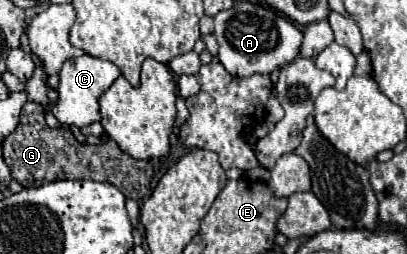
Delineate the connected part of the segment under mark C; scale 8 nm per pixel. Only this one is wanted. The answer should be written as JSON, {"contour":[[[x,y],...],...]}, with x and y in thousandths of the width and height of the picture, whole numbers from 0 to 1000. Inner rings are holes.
{"contour":[[[206,213],[197,228],[162,236],[152,276],[147,276],[147,339],[143,339],[147,394],[128,425],[128,449],[143,465],[147,488],[182,488],[192,504],[206,504],[206,496],[241,480],[246,472],[241,386],[256,354],[270,346],[270,331],[290,299],[295,299],[290,260],[280,260],[265,236],[246,236],[246,228],[231,228],[231,220],[216,220],[216,213]]]}

